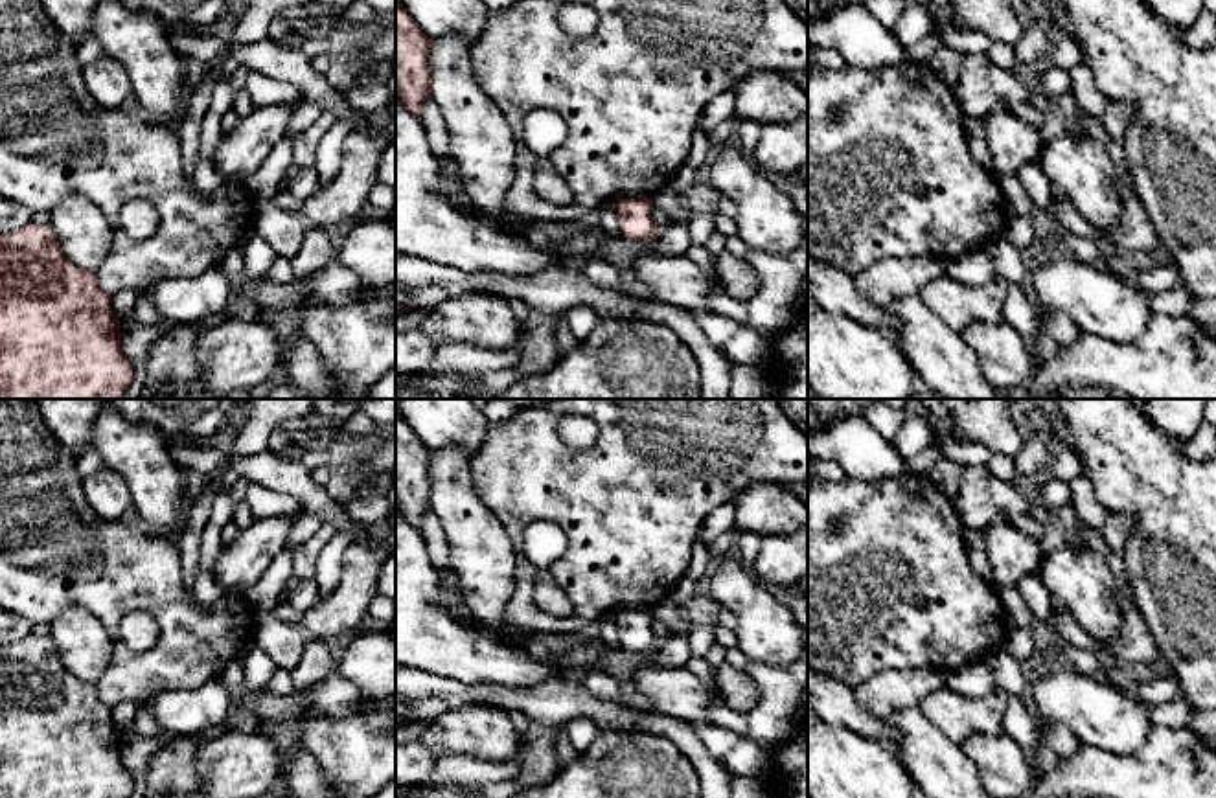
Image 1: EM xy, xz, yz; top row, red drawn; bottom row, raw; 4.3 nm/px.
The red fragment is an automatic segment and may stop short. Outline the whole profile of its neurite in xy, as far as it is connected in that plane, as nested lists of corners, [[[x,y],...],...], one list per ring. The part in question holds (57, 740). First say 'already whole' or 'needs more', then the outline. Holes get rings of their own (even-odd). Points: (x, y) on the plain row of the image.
already whole | [[[28,634],[0,647],[0,798],[129,798],[134,781],[121,759],[121,737],[112,723],[112,710],[98,697],[96,682],[74,677],[63,664],[53,642]]]

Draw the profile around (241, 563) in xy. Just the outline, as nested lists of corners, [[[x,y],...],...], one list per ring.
[[[272,517],[239,530],[237,537],[223,546],[212,568],[223,592],[243,594],[258,583],[285,548],[293,526],[289,517]]]

